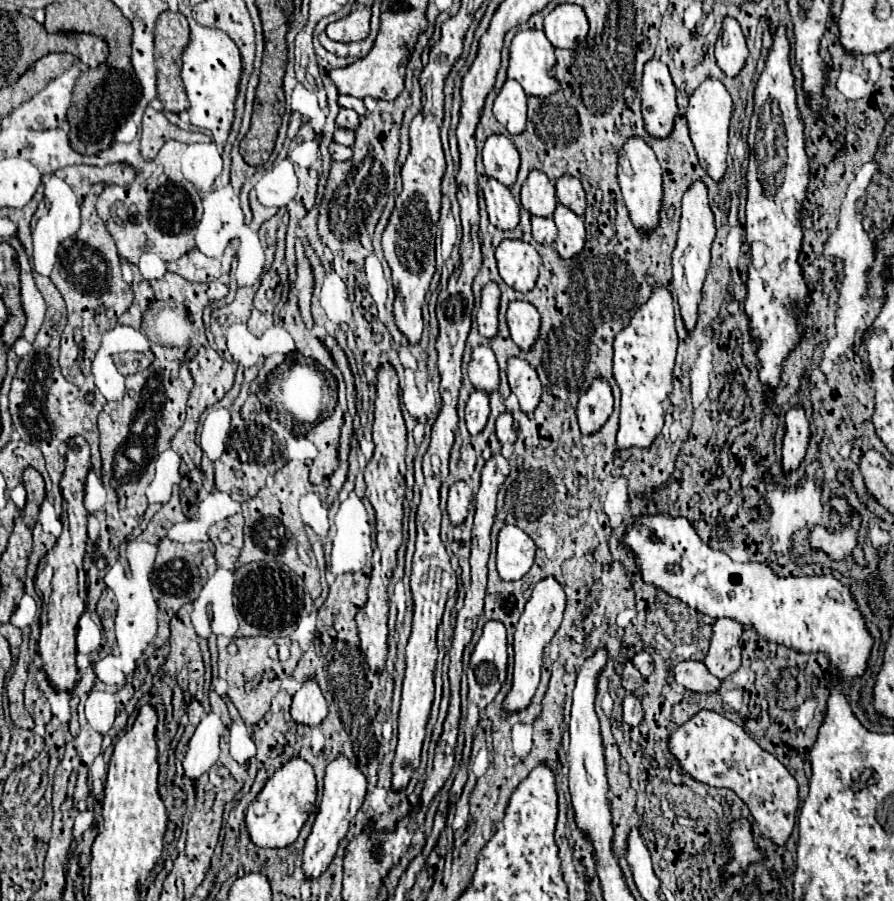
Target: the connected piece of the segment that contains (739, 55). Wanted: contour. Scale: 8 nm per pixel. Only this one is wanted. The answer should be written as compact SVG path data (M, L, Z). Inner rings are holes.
M724 17L722 31L716 41L718 67L728 77L736 77L744 67L746 57L748 57L748 47L746 47L746 39L740 23L734 17Z

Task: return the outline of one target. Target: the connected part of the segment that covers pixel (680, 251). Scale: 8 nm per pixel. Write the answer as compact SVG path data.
M694 181L690 189L682 197L682 219L680 219L680 229L678 229L678 243L672 253L672 265L674 265L674 277L672 285L678 295L678 305L682 319L686 323L686 329L692 331L696 325L696 313L698 313L698 303L700 303L700 289L710 265L710 247L714 241L716 229L714 229L714 213L710 209L708 201L708 189L702 181Z

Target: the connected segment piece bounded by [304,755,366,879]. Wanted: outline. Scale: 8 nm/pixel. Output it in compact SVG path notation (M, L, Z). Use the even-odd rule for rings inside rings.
M336 755L326 765L322 803L320 803L316 821L312 825L312 833L308 835L306 845L304 845L304 873L306 873L308 879L318 877L322 871L326 871L332 857L336 855L340 839L346 835L350 821L354 819L356 811L360 809L360 805L364 801L364 795L366 795L366 777L364 777L364 773L348 757Z

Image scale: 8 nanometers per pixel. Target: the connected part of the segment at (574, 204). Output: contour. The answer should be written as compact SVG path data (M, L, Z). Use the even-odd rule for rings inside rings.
M562 175L556 181L556 197L564 207L572 209L576 215L584 215L584 209L586 209L584 189L582 189L582 183L576 177Z

